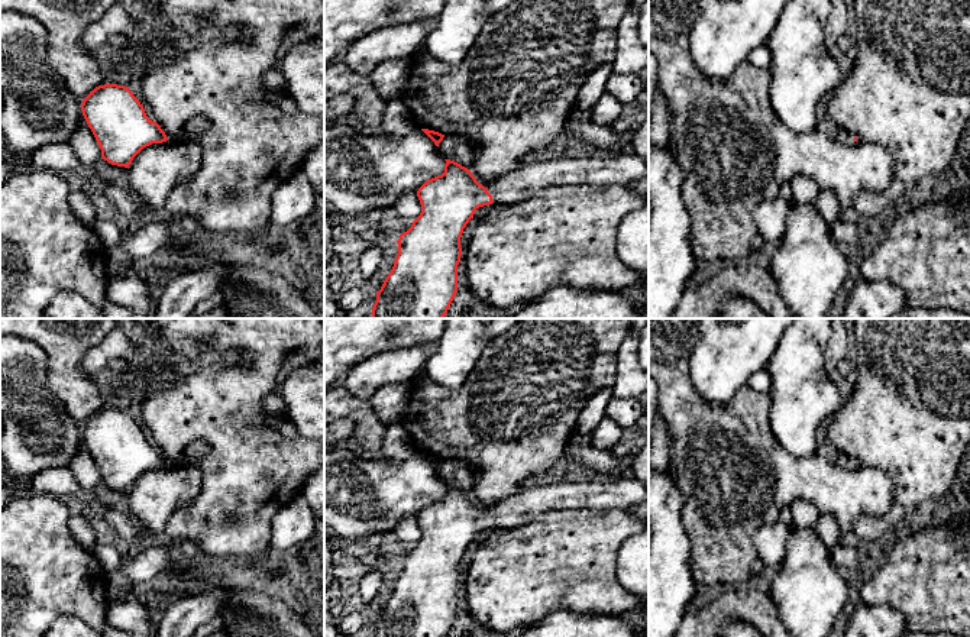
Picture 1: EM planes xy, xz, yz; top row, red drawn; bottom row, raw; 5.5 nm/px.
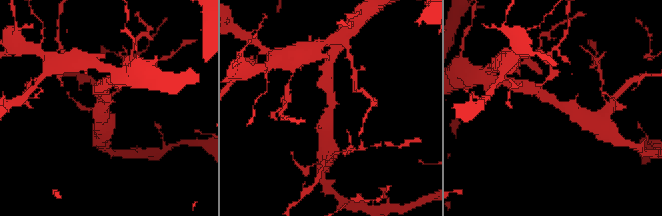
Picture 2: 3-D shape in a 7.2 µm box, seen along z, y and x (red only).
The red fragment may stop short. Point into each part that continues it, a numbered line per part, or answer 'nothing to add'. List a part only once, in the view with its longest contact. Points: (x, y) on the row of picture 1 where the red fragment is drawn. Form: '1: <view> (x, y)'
1: xz (530, 180)

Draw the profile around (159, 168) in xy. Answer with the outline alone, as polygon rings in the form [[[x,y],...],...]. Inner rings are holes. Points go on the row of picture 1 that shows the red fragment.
[[[162,142],[143,148],[129,165],[129,190],[139,195],[146,207],[165,208],[166,198],[181,184],[190,181],[201,165],[201,146],[195,142]]]

